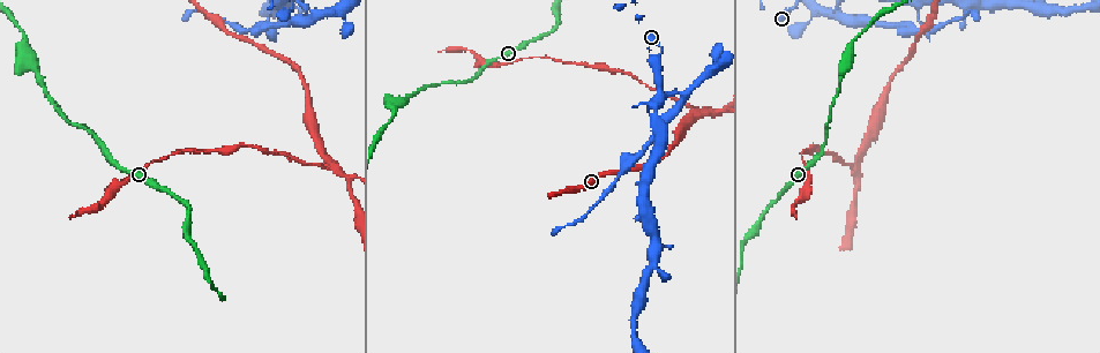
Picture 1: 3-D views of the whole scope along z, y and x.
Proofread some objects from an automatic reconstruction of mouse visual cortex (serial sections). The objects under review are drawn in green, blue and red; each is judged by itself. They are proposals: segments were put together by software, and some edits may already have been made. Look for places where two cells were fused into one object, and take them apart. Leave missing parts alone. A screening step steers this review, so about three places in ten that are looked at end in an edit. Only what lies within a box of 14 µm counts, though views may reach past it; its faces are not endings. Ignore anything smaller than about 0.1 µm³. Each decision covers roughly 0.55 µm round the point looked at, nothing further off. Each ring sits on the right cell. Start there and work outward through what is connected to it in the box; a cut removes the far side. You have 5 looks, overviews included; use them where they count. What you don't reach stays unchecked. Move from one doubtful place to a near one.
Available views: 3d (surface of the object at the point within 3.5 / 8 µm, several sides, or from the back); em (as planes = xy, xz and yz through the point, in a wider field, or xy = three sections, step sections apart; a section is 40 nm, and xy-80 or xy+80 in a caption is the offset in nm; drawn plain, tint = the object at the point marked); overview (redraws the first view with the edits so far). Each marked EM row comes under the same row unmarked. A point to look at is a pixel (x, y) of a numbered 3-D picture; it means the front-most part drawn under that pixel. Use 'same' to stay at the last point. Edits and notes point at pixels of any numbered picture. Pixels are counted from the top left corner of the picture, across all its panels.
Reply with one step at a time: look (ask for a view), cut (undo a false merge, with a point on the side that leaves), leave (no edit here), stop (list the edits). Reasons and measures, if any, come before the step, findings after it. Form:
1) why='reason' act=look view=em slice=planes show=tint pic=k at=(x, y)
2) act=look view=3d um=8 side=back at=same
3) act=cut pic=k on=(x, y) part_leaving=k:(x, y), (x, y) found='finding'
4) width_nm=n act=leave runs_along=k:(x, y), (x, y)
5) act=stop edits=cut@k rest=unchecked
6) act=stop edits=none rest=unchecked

act=look view=3d um=3.5 side=back pic=1 at=(858, 177)

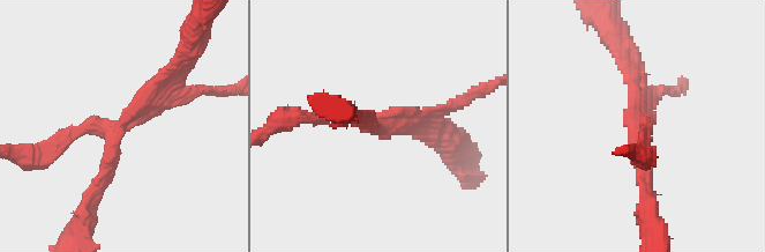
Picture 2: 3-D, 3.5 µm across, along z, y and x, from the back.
act=look view=em slice=xy step=3 show=tint pic=2 at=(375, 125)

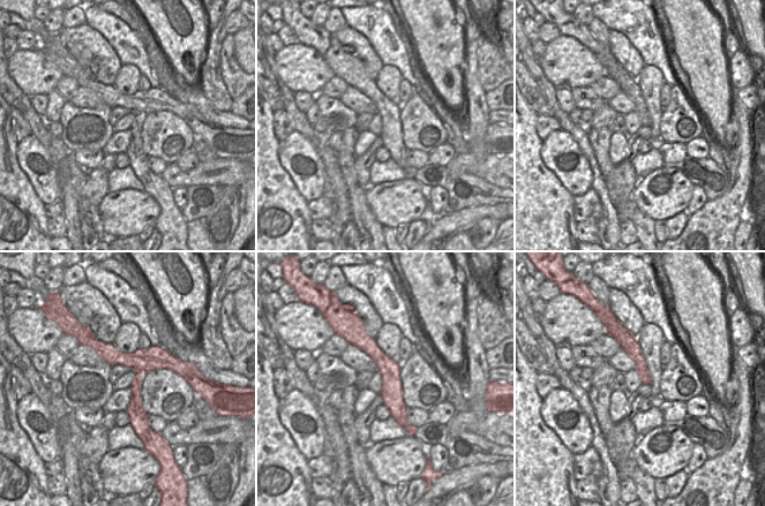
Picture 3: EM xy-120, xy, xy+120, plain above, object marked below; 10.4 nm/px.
act=cut pic=2 on=(65, 143) part_leaving=2:(179, 88), (232, 91) found='two cells meet here'

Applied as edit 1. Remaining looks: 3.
why='branch point' act=look view=3d um=3.5 pic=1 at=(312, 12)

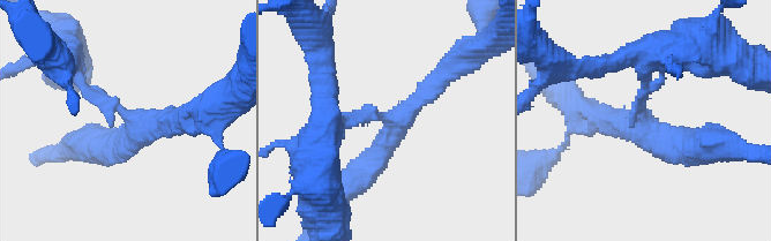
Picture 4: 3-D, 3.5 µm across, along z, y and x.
why='now the EM' act=look view=em slice=planes show=tint pic=4 at=(135, 125)

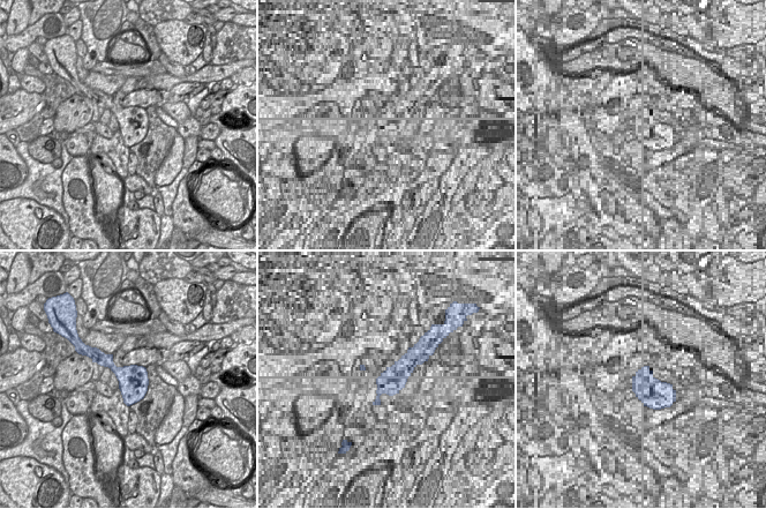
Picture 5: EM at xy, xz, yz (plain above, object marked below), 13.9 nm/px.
width_nm=420 act=cut pic=4 on=(382, 153) part_leaving=4:(387, 117), (394, 132), (344, 190) found='a second cell is stuck on'

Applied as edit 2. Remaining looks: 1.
act=stop edits=cut@2,cut@4 rest=unchecked

